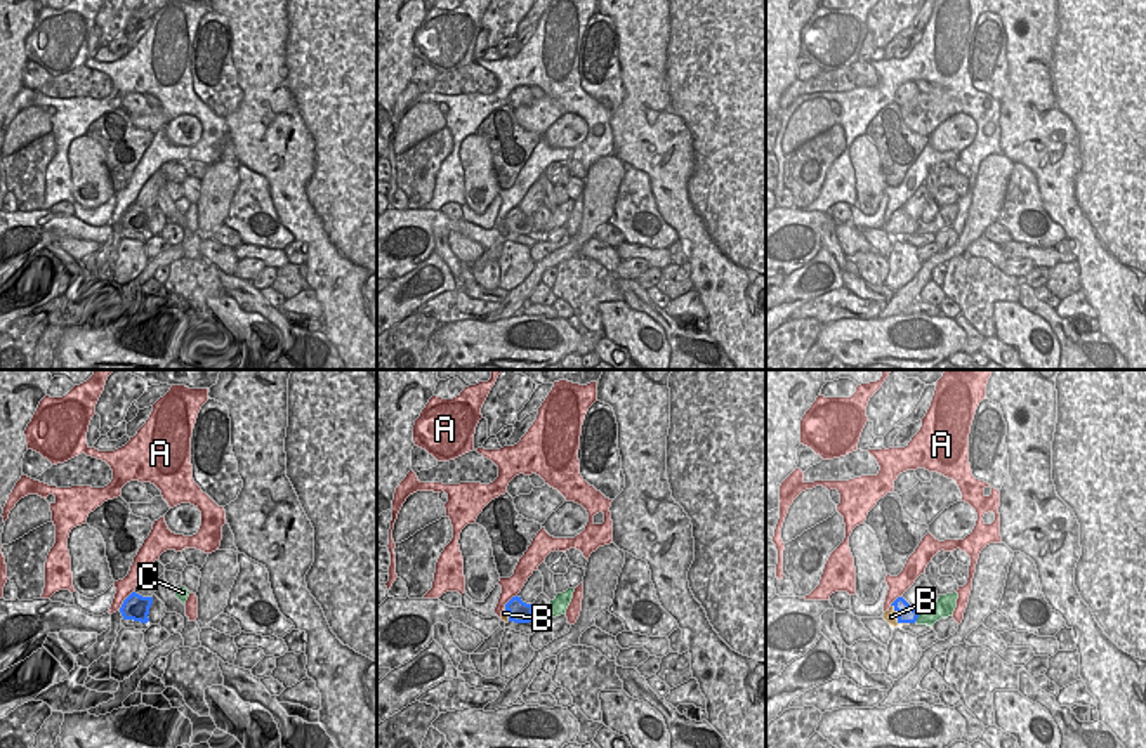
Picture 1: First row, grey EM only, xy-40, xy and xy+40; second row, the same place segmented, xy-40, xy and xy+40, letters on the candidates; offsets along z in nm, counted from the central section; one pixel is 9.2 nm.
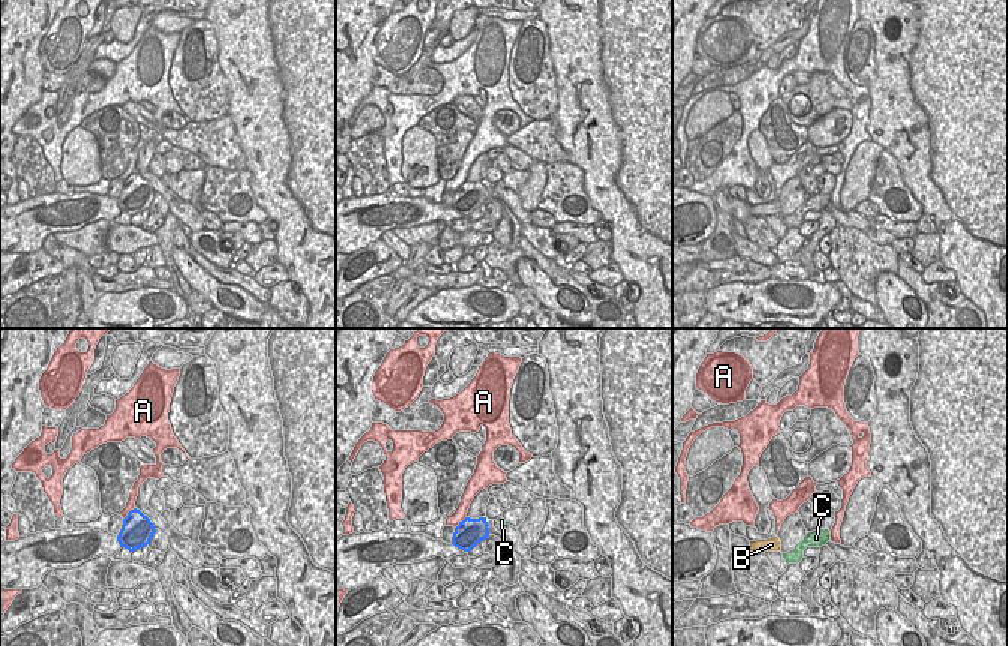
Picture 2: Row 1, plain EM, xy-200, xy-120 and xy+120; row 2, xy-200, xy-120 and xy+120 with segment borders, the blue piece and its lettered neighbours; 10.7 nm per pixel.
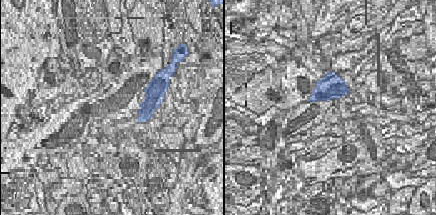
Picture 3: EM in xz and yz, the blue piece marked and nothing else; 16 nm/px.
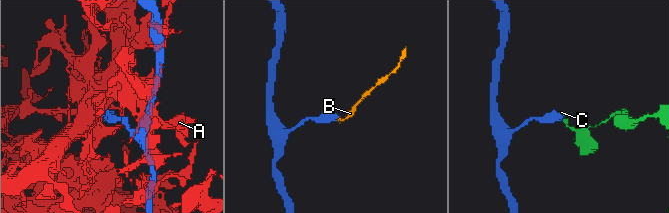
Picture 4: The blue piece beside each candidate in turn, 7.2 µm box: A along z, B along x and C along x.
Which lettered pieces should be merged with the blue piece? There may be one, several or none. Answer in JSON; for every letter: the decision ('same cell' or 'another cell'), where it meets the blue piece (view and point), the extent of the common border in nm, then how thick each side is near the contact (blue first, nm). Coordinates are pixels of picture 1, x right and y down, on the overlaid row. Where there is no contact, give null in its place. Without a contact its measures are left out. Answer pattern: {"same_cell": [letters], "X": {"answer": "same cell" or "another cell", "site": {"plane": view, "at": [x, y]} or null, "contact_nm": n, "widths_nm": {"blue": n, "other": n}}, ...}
{"same_cell": ["B"], "A": {"answer": "another cell", "site": {"plane": "xy-40", "at": [124, 601]}, "contact_nm": 240, "widths_nm": {"blue": 240, "other": 160}}, "B": {"answer": "same cell", "site": {"plane": "xy+40", "at": [898, 618]}, "contact_nm": 260, "widths_nm": {"blue": 160, "other": 130}}, "C": {"answer": "another cell", "site": {"plane": "xy+40", "at": [917, 616]}, "contact_nm": 140, "widths_nm": {"blue": 160, "other": 160}}}

